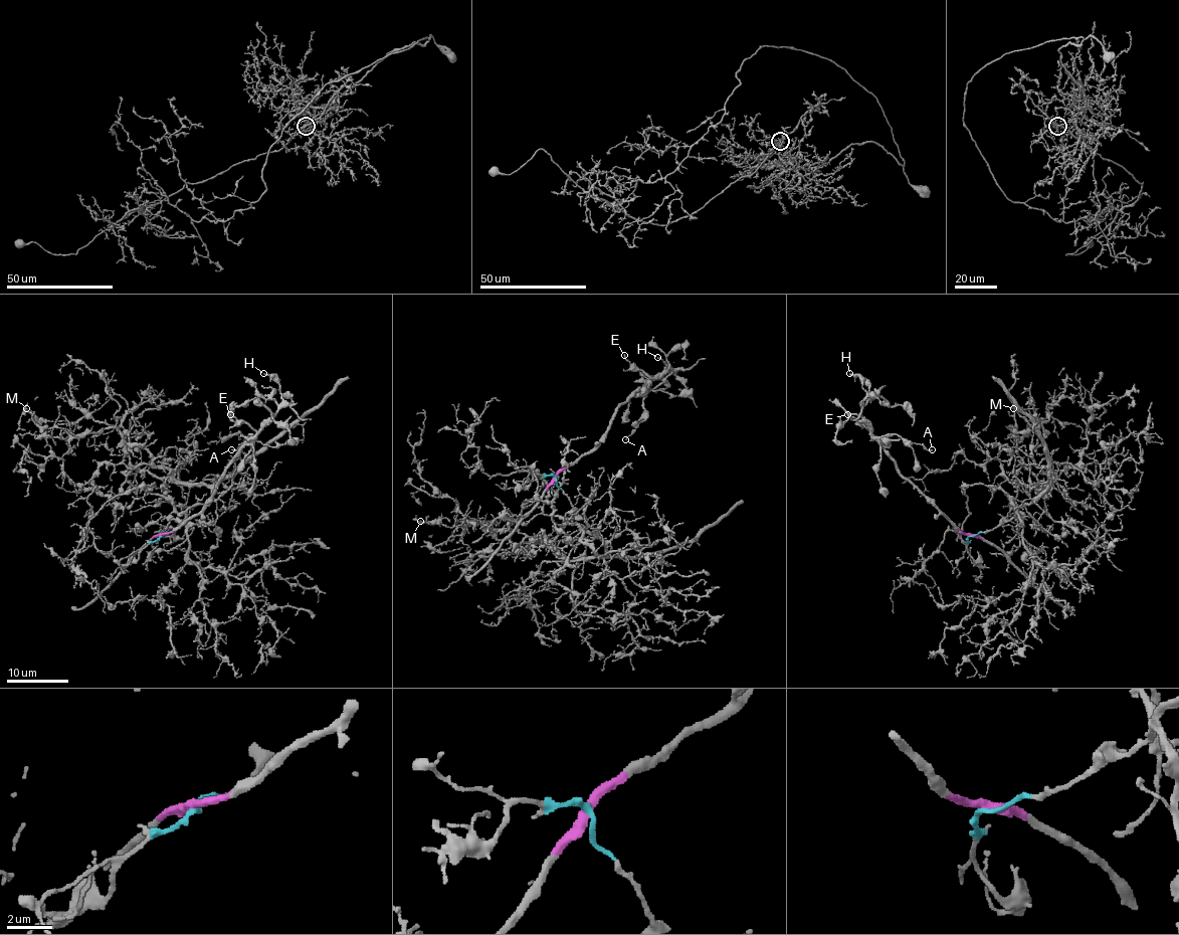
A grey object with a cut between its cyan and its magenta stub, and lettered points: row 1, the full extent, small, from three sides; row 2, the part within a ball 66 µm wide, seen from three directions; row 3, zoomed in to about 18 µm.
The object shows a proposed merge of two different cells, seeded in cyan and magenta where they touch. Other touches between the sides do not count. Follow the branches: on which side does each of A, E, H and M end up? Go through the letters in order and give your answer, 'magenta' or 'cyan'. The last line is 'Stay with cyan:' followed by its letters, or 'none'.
A: magenta
E: magenta
H: magenta
M: cyan
Stay with cyan: M

